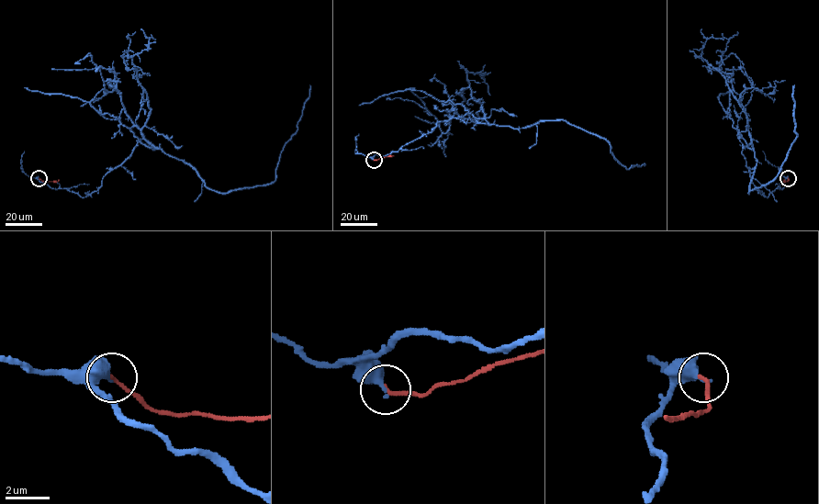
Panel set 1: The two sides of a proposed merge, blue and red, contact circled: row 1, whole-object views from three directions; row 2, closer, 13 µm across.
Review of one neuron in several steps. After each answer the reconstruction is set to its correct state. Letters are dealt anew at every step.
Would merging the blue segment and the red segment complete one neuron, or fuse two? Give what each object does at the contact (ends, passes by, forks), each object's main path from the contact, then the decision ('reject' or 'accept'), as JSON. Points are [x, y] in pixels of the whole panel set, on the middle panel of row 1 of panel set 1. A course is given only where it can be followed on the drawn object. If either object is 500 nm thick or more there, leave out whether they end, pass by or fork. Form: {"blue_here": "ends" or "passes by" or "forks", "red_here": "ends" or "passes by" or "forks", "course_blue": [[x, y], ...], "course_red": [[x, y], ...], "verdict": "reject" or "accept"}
{"blue_here": "ends", "red_here": "ends", "course_blue": [[374, 160], [465, 113], [476, 123], [512, 128], [565, 120], [603, 138], [627, 169], [645, 165]], "course_red": [[374, 160], [393, 156]], "verdict": "reject"}

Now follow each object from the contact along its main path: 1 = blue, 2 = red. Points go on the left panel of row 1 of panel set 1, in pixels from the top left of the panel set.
1: (39, 178), (86, 196), (144, 140), (188, 162), (207, 187), (222, 193), (269, 184), (310, 85)
2: (39, 178), (43, 181), (59, 179)

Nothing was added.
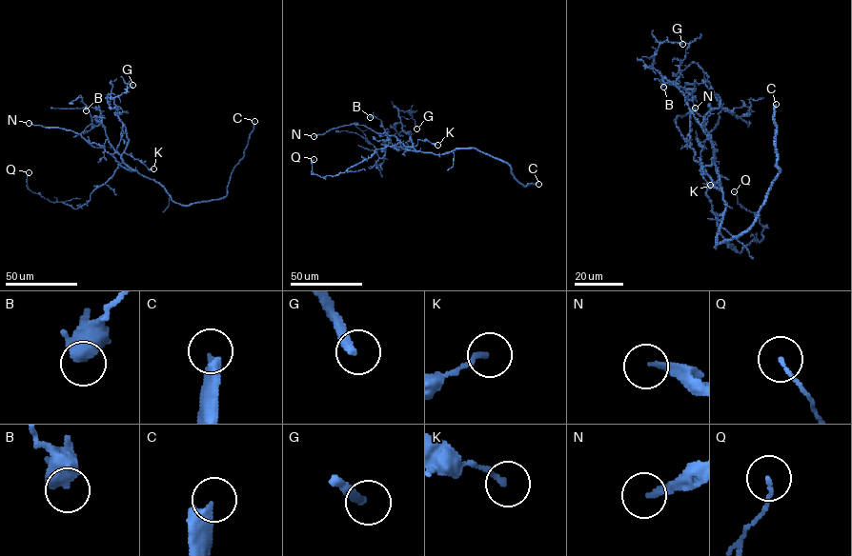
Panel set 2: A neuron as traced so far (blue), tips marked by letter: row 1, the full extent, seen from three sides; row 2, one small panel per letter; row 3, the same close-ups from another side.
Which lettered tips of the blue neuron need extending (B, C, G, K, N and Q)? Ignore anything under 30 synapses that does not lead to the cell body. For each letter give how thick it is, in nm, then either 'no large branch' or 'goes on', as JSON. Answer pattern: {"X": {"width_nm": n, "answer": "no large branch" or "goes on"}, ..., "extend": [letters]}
{"B": {"width_nm": 440, "answer": "no large branch"}, "C": {"width_nm": 420, "answer": "goes on"}, "G": {"width_nm": 280, "answer": "no large branch"}, "K": {"width_nm": 170, "answer": "no large branch"}, "N": {"width_nm": 200, "answer": "goes on"}, "Q": {"width_nm": 80, "answer": "no large branch"}, "extend": ["C", "N"]}

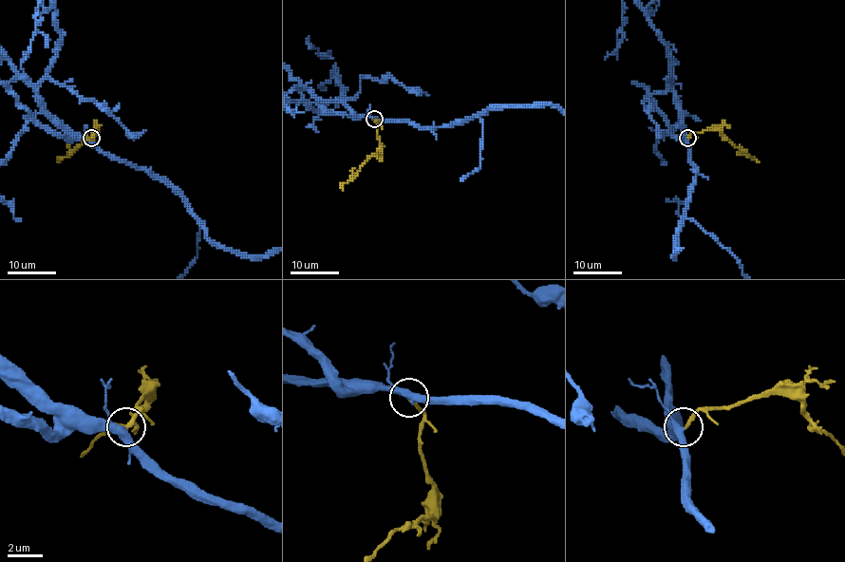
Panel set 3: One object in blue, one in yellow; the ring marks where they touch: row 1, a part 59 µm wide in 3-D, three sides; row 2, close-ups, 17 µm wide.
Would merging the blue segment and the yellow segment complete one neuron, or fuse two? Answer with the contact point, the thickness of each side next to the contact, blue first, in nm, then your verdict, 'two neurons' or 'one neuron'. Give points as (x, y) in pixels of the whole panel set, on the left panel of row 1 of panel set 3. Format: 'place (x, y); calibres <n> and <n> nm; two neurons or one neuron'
place (91, 138); calibres 400 and 200 nm; one neuron

